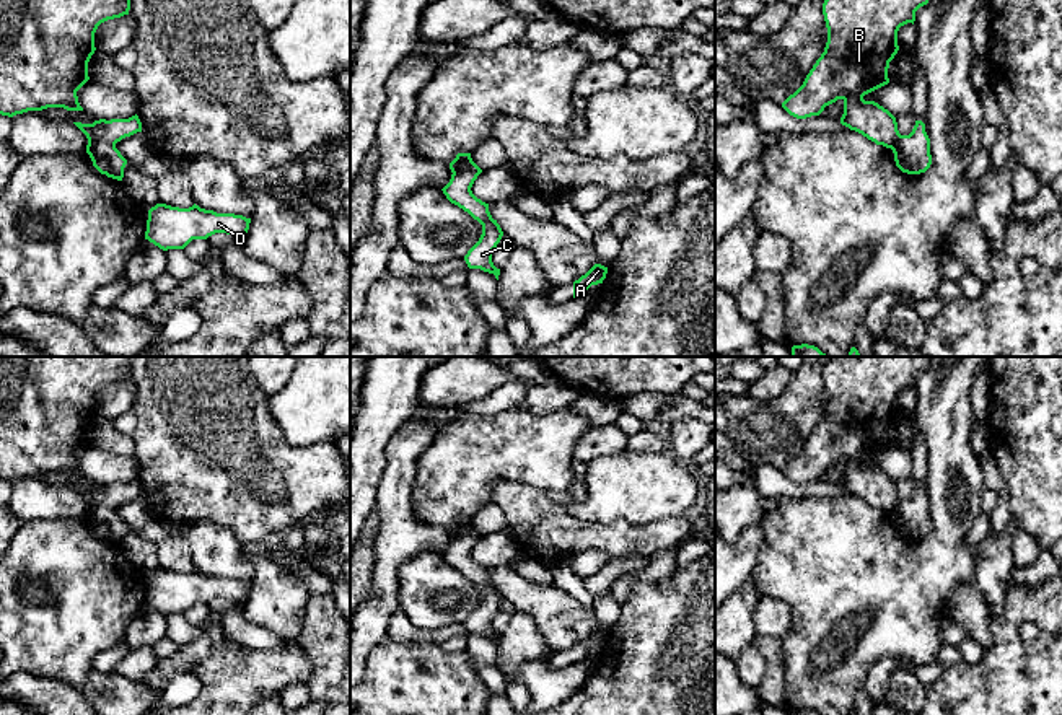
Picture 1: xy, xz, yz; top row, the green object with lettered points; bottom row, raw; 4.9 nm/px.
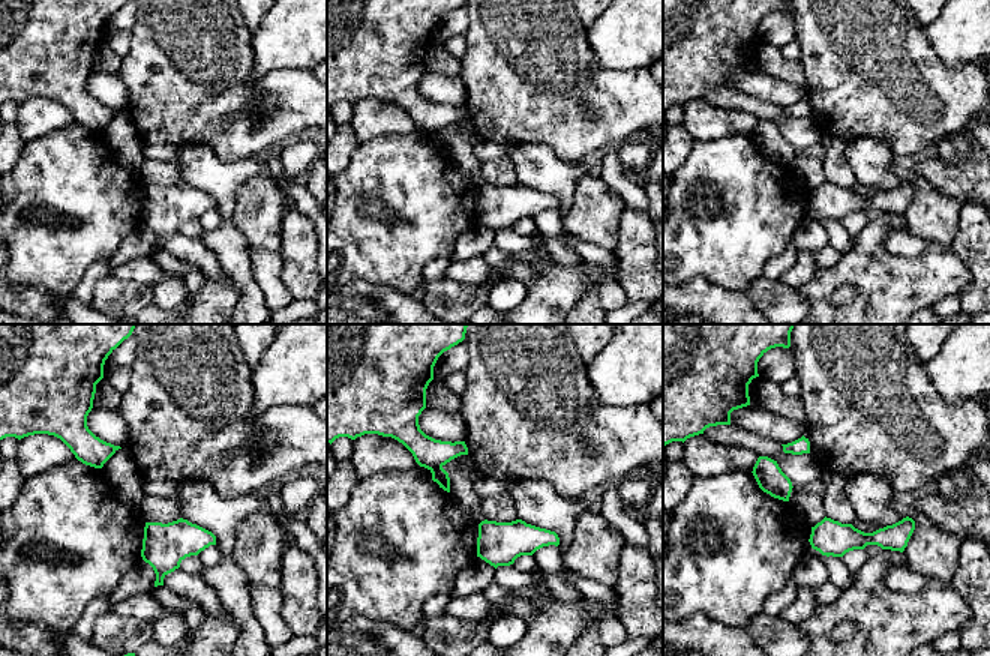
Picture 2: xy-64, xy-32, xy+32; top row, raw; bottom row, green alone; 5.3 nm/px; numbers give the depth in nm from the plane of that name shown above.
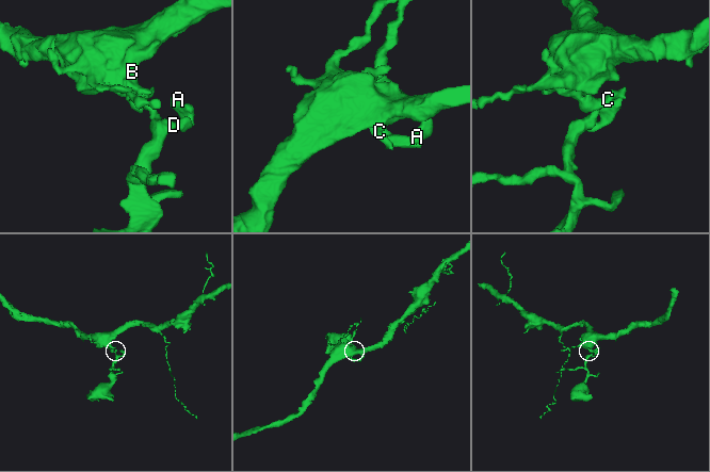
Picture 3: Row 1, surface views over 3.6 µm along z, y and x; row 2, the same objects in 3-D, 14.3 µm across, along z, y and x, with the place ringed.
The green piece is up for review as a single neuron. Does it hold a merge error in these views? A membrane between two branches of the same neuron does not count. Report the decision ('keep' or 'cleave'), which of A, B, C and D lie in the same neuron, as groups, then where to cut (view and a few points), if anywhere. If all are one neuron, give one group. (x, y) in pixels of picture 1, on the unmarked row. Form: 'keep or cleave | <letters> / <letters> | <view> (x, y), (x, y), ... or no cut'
cleave | A C D / B | xy (88, 507), (111, 507), (114, 510)

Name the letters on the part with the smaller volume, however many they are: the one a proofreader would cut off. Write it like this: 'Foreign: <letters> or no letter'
Foreign: A, C, D

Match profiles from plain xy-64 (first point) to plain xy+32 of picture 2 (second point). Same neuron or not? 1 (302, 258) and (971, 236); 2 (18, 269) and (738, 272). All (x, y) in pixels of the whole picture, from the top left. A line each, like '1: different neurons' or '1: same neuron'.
1: same neuron
2: same neuron

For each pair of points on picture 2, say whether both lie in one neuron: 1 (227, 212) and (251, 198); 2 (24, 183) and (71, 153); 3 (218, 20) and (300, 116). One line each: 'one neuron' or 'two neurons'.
1: two neurons
2: one neuron
3: one neuron

